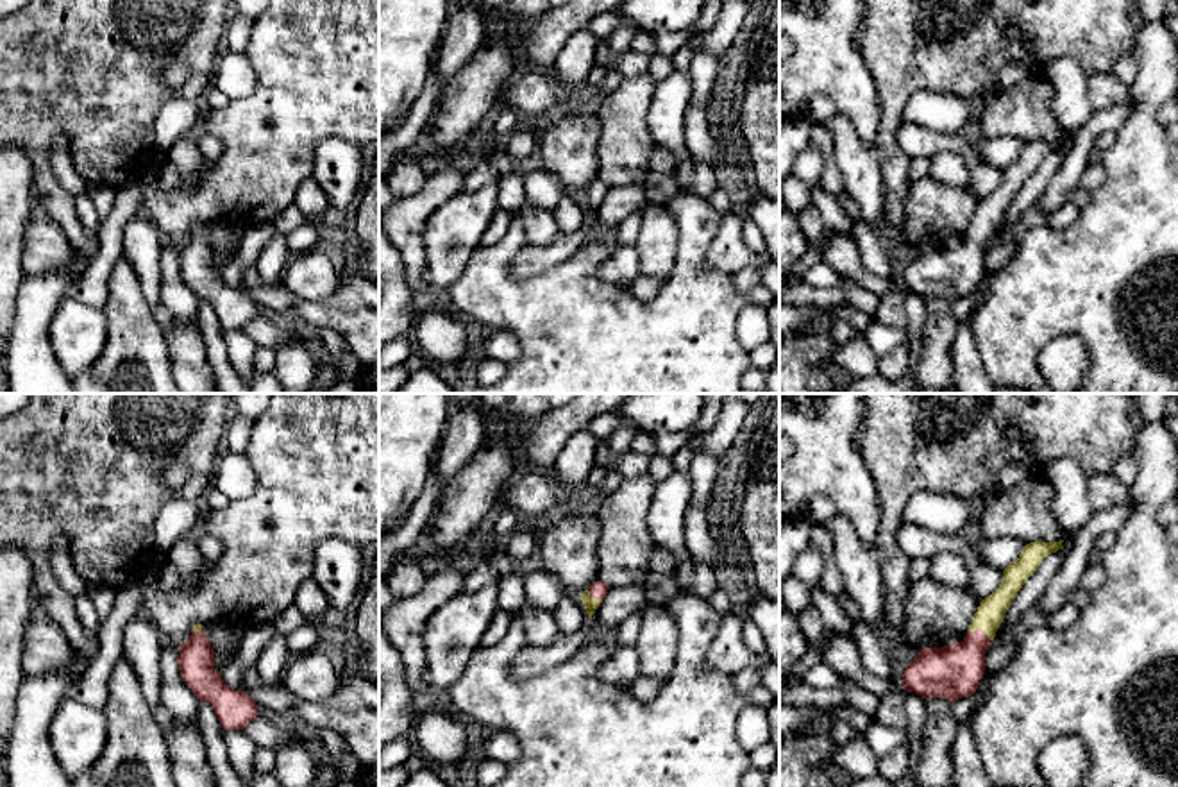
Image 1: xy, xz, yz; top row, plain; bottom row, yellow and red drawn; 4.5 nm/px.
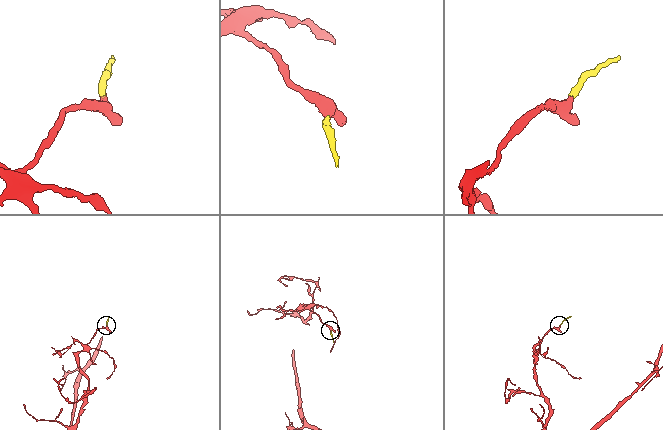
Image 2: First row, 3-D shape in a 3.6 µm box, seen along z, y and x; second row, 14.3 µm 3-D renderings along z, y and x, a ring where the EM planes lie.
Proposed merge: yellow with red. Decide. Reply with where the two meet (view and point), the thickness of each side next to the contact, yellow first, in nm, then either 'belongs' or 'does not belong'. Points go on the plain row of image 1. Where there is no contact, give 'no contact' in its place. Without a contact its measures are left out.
yz (980, 228) | 130/240 nm | belongs

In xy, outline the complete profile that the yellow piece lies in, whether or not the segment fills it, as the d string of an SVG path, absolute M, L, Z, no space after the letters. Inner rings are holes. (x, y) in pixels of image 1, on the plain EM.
M202 224L191 227L191 234L179 243L177 265L182 281L200 300L207 300L223 329L243 329L259 315L254 299L227 286L215 268L215 249L211 247Z

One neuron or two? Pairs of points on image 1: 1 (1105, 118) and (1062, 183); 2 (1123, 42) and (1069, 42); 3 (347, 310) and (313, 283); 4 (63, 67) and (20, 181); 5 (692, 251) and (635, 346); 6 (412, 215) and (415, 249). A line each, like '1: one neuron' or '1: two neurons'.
1: one neuron
2: one neuron
3: two neurons
4: two neurons
5: one neuron
6: one neuron

